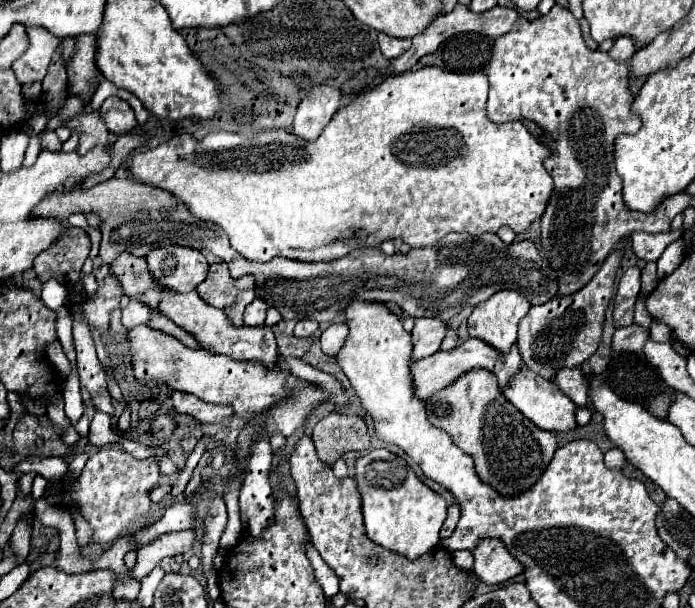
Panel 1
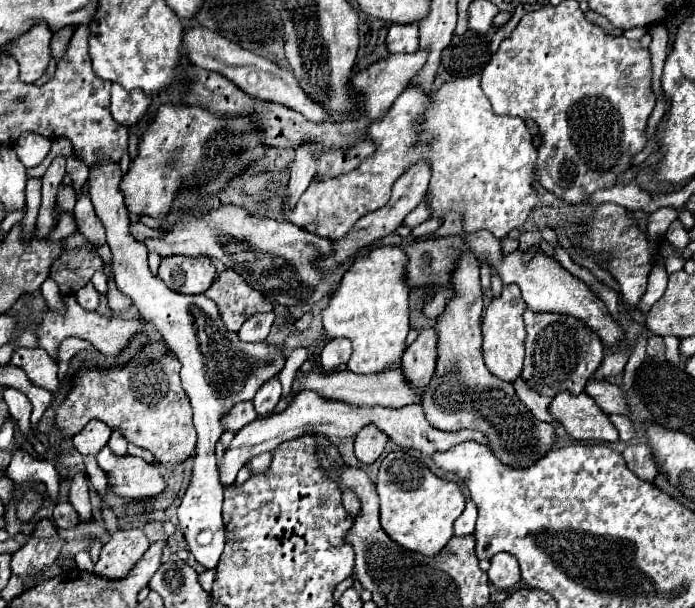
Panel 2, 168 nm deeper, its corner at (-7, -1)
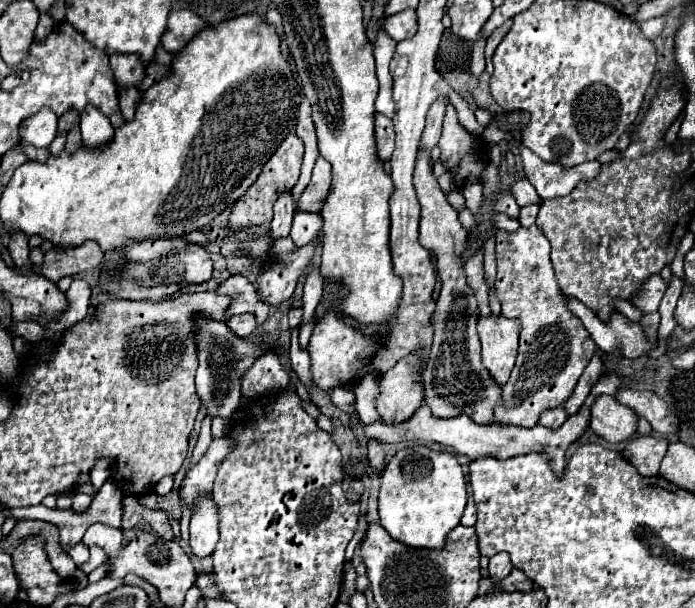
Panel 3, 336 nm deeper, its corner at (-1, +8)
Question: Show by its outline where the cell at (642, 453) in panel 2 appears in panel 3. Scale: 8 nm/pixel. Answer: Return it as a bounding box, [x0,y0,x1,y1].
[623,436,667,476]

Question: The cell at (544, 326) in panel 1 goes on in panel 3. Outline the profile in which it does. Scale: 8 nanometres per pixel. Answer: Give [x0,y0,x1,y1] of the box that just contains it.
[495,226,597,428]

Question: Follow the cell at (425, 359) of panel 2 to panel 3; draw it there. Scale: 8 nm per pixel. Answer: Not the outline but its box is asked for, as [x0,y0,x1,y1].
[377,350,423,424]

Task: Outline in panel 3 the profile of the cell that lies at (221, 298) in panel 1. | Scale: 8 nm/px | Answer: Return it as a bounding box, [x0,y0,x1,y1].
[215,276,269,324]

